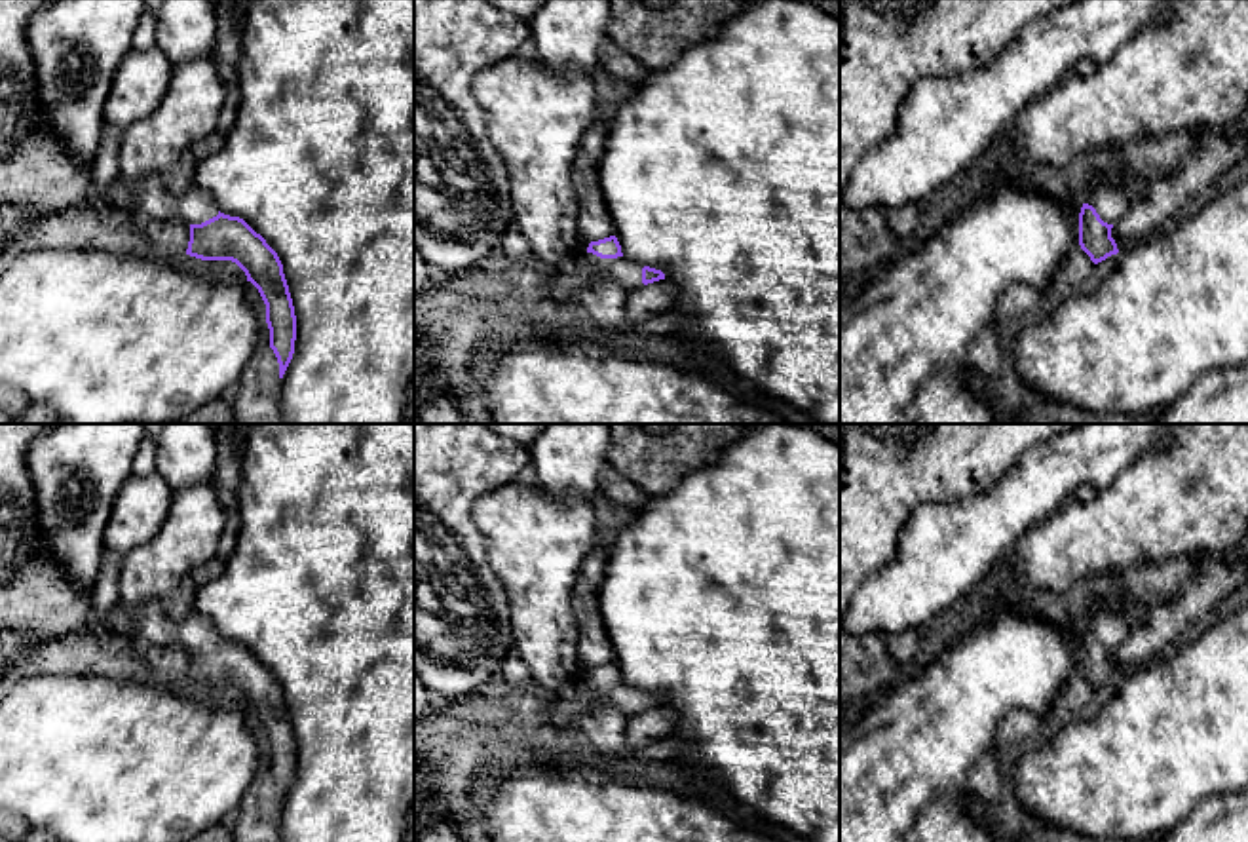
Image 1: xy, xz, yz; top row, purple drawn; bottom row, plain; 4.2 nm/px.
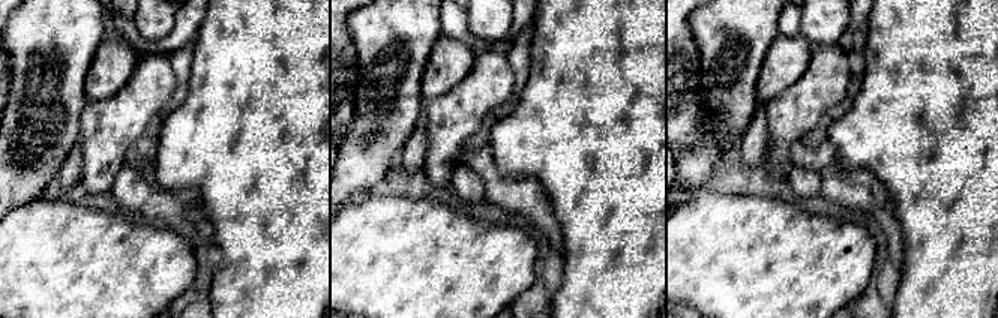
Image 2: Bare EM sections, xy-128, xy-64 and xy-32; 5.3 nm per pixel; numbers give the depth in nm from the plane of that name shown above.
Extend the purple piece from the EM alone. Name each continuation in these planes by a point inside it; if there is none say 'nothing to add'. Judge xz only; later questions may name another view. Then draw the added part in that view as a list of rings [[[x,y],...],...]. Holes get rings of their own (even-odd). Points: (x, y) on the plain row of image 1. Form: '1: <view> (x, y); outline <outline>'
1: xz (565, 713); outline [[[585,679],[568,694],[558,696],[551,705],[547,705],[545,718],[558,730],[570,730],[577,726],[581,715],[591,705],[612,705],[627,717],[634,717],[644,711],[642,694],[644,692],[627,682],[600,684],[593,679]]]

